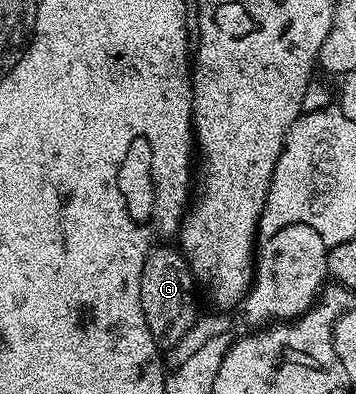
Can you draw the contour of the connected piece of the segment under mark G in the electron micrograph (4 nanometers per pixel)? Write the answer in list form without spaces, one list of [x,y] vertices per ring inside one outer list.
[[[155,247],[150,250],[144,263],[144,271],[140,271],[140,307],[144,311],[144,319],[152,331],[154,340],[159,346],[178,345],[190,333],[194,320],[198,317],[198,305],[194,302],[194,289],[196,293],[196,282],[190,274],[190,264],[177,248],[162,249],[166,247]]]

